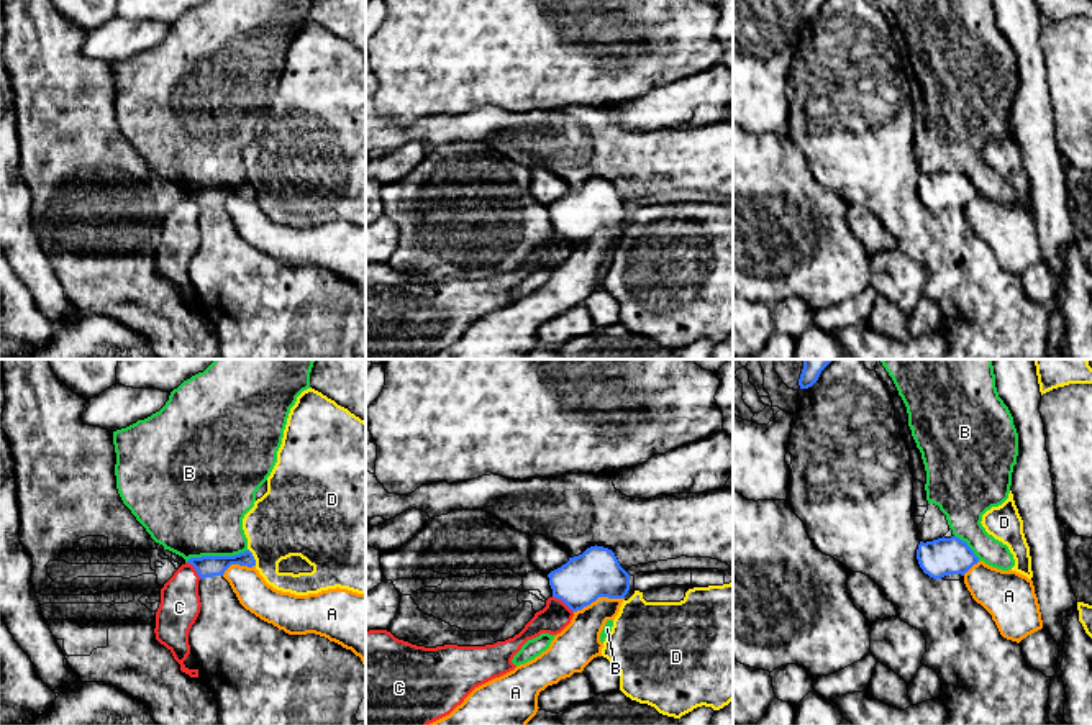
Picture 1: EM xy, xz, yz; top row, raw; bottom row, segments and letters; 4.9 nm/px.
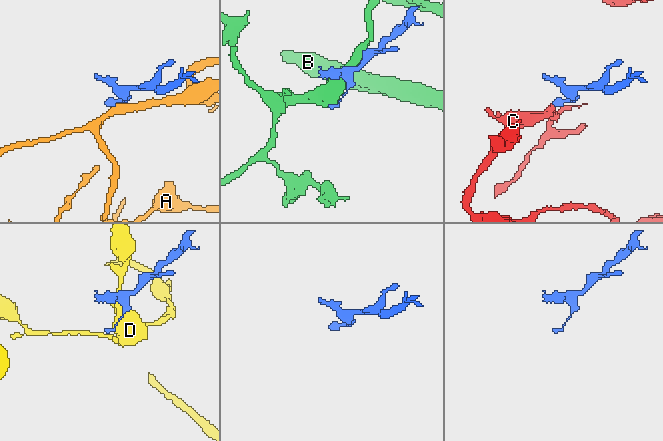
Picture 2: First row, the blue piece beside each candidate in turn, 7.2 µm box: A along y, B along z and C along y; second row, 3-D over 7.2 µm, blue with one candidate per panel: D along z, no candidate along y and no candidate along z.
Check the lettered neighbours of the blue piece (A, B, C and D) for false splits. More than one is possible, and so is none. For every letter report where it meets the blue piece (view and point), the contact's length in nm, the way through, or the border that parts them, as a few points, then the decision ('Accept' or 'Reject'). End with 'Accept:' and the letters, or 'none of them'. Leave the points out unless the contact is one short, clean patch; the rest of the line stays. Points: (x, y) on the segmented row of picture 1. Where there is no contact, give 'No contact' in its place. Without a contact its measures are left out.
A: Touches blue at xz (599, 596). Shared border 260 nm. Boundary: xz (623, 597), (597, 597), (574, 612). Reject
B: Touches blue at xy (217, 556). Shared border 320 nm. Reject
C: Touches blue at xz (563, 601). Shared border 130 nm. Boundary: xz (553, 596), (573, 612). Reject
D: Touches blue at xy (253, 556). Shared border 100 nm. Reject
Accept: none of them

